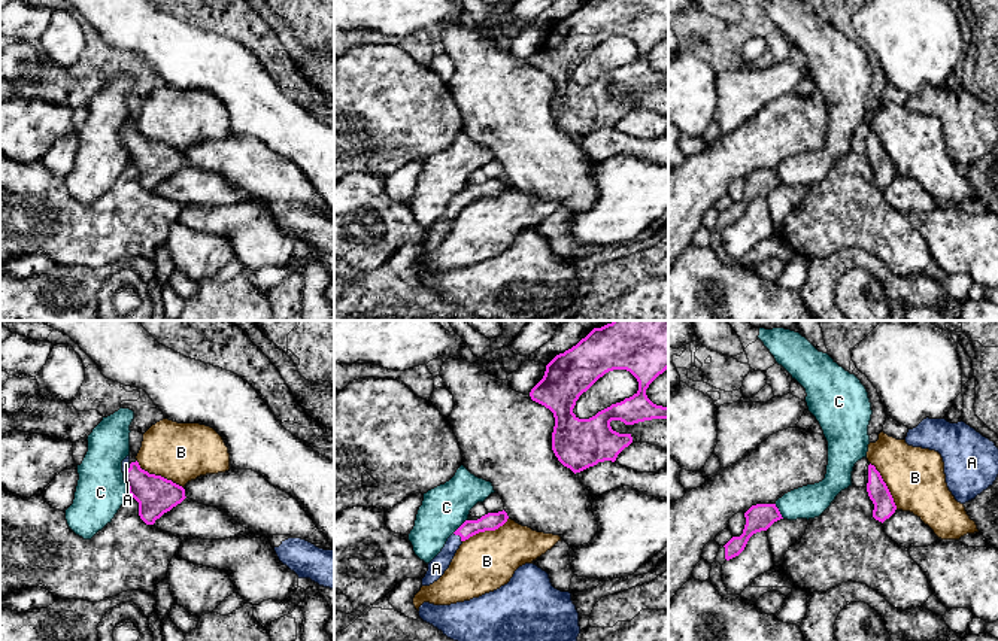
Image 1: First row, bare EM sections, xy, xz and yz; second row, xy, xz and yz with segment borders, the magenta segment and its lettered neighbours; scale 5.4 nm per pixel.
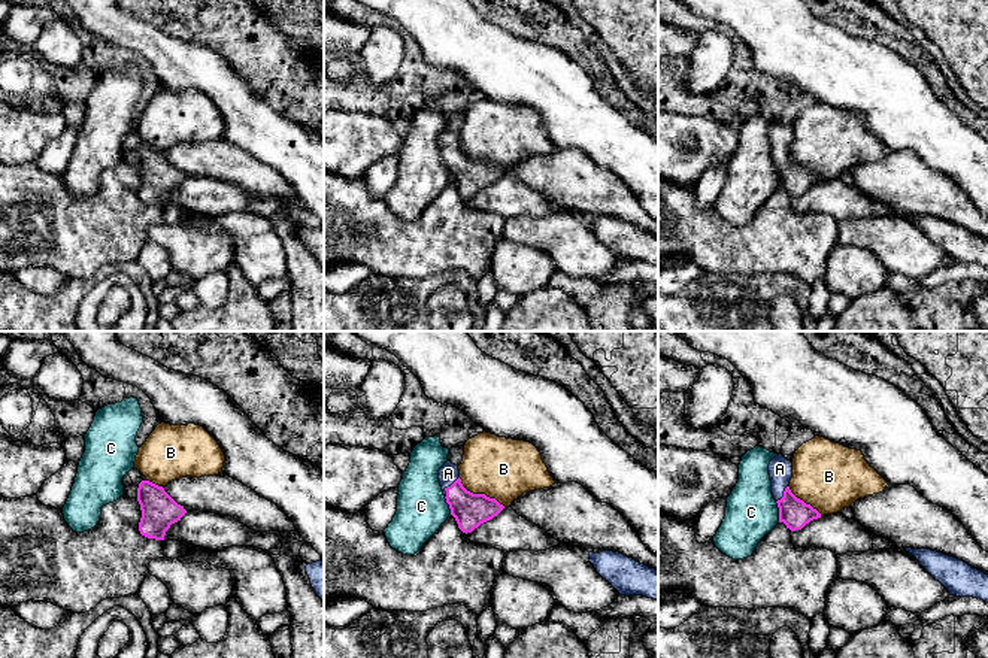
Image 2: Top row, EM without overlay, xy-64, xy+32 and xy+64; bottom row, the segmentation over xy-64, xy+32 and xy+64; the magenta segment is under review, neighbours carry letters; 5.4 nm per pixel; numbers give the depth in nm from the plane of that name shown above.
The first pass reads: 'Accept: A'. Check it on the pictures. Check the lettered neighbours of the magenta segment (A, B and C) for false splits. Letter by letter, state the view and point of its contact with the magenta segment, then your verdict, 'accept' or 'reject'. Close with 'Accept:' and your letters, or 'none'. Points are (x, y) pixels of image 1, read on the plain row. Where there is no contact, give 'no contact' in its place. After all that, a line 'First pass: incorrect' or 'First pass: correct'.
A: xz (460, 201) | accept
B: xy (158, 142) | reject
C: xy (126, 148) | reject
Accept: A
First pass: correct

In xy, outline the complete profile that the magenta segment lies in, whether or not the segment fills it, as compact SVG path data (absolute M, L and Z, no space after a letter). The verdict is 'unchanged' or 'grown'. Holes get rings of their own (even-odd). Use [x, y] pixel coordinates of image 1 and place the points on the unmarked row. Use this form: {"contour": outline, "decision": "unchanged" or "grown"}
{"contour": "M130 122L122 127L124 146L131 161L139 168L139 182L146 191L154 191L164 179L181 170L185 155L161 142L142 136Z", "decision": "grown"}

